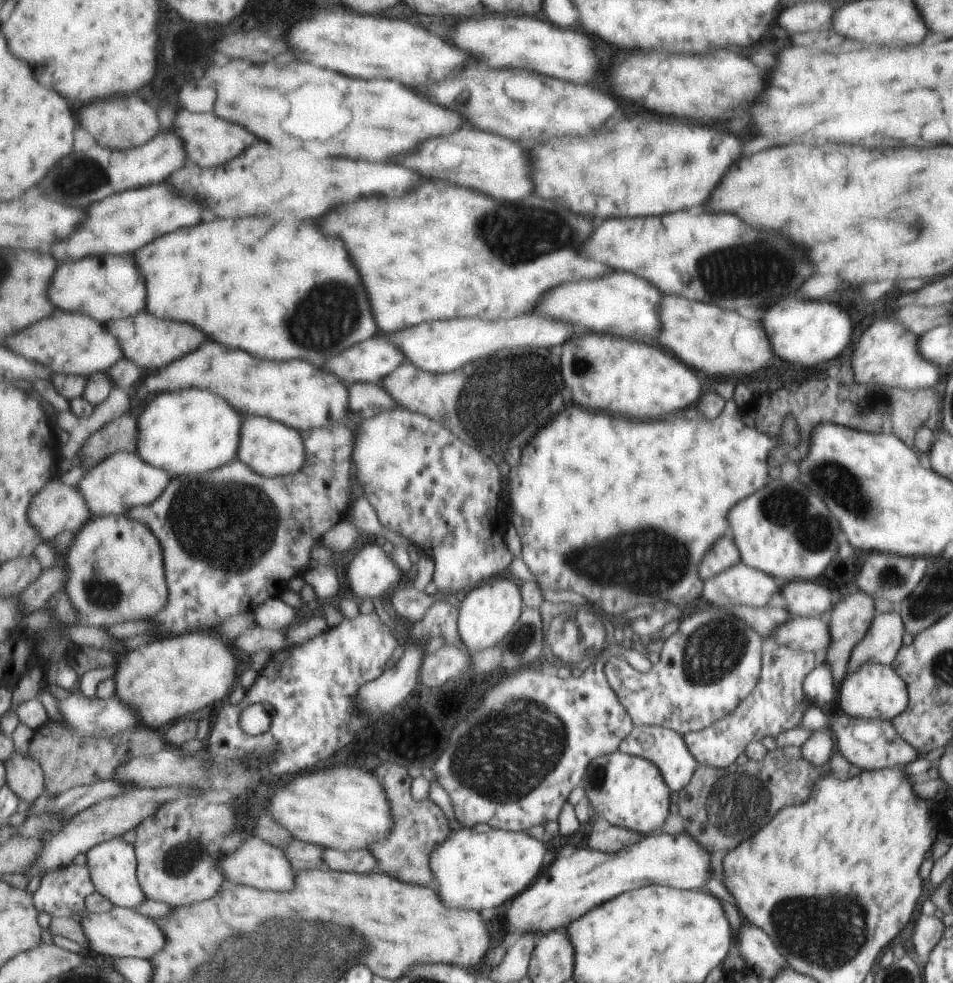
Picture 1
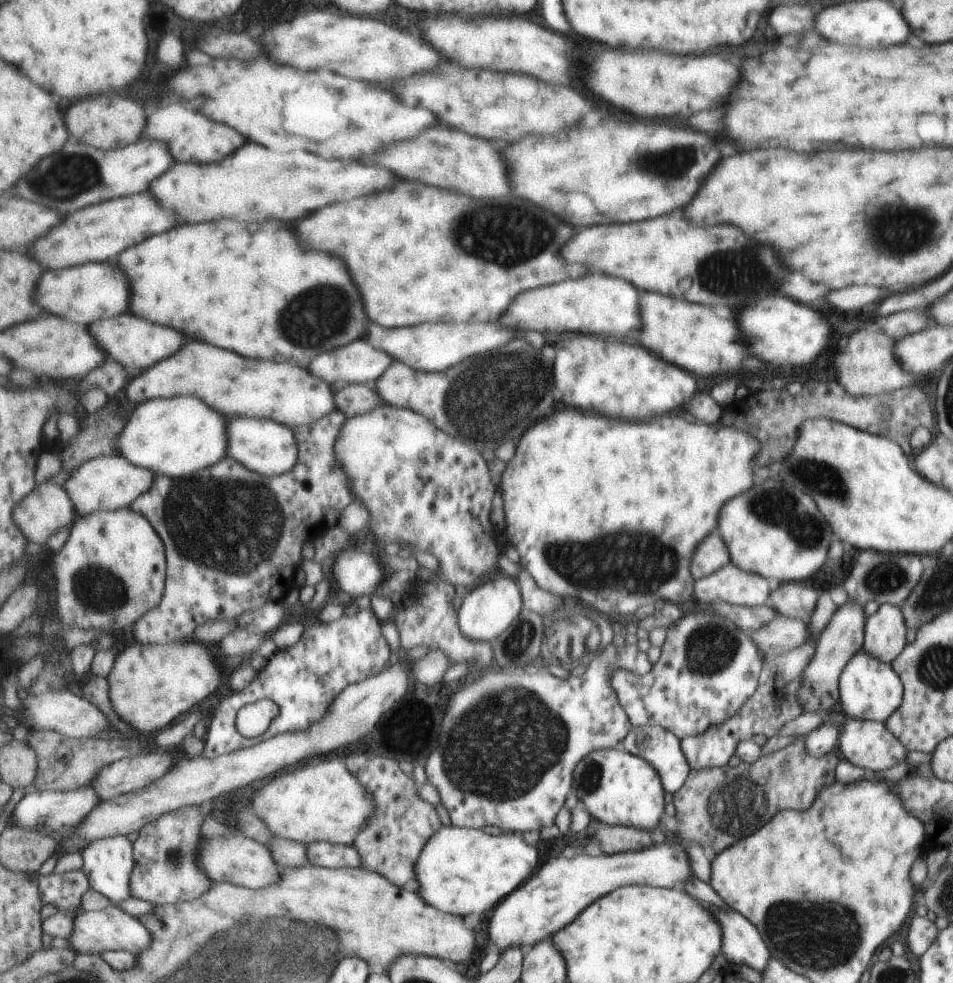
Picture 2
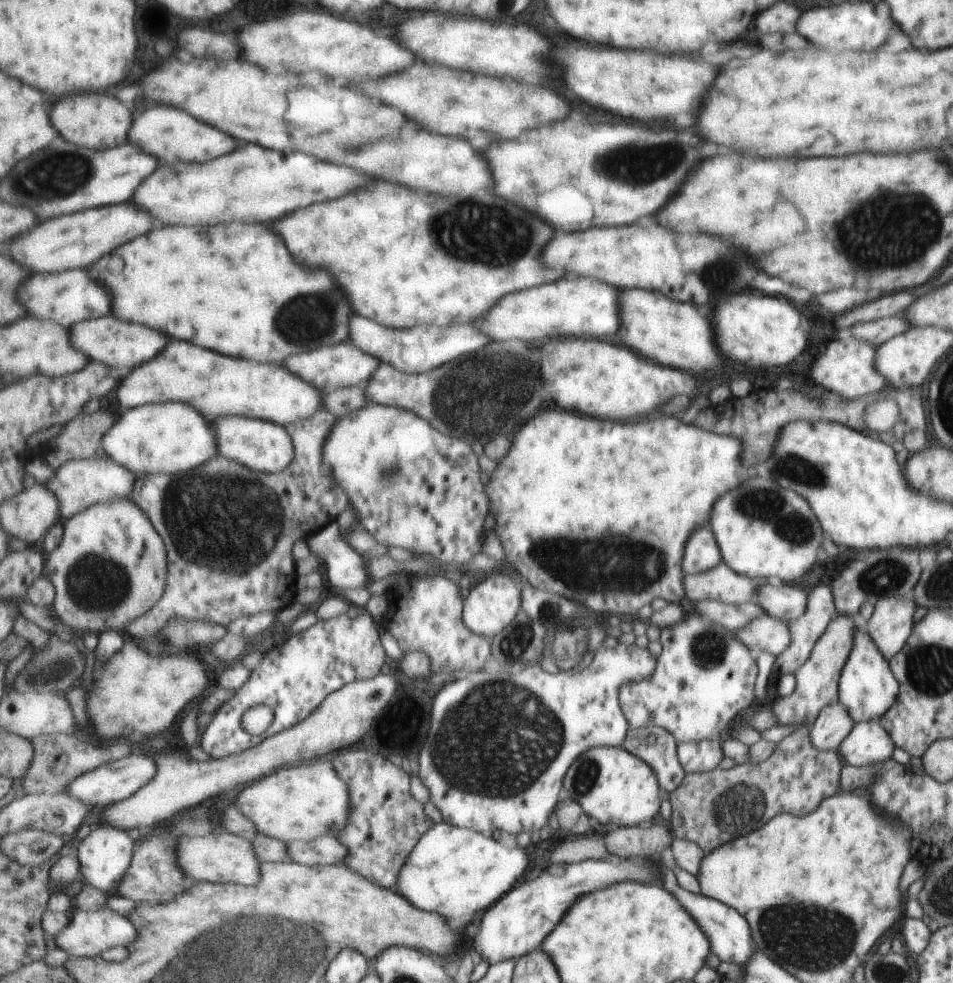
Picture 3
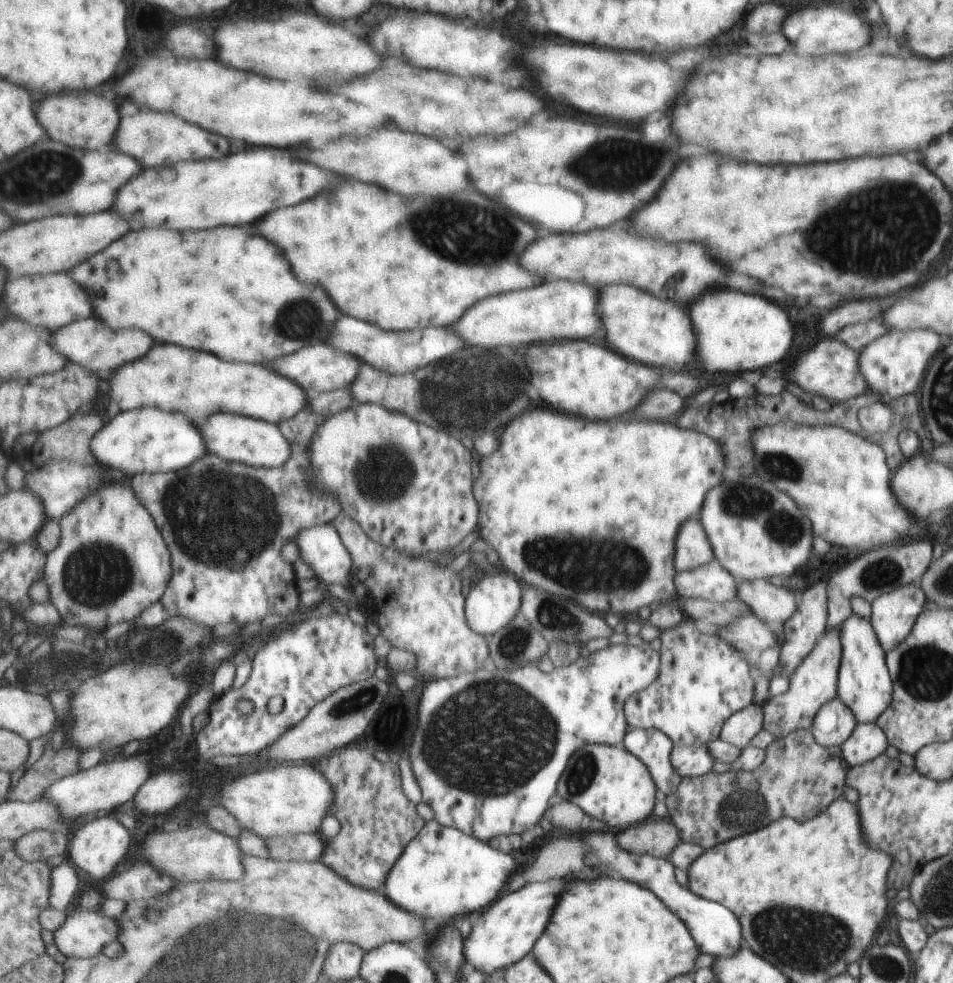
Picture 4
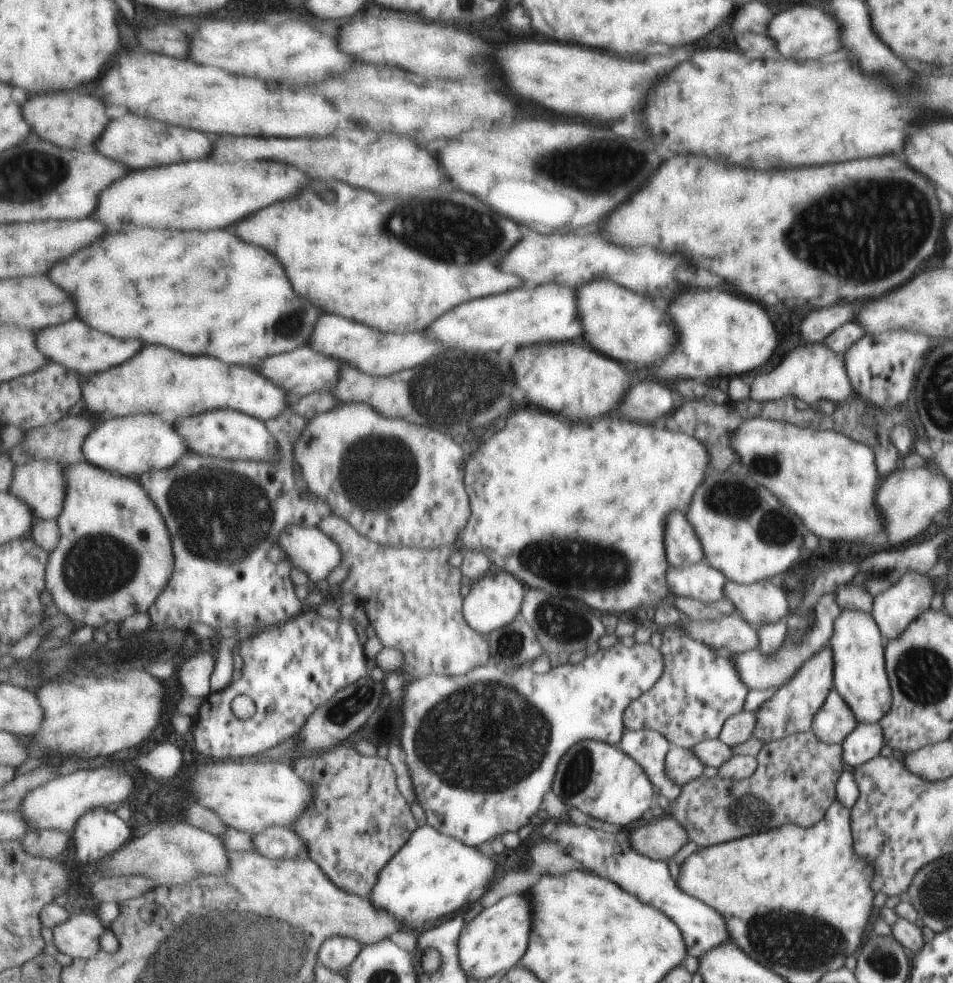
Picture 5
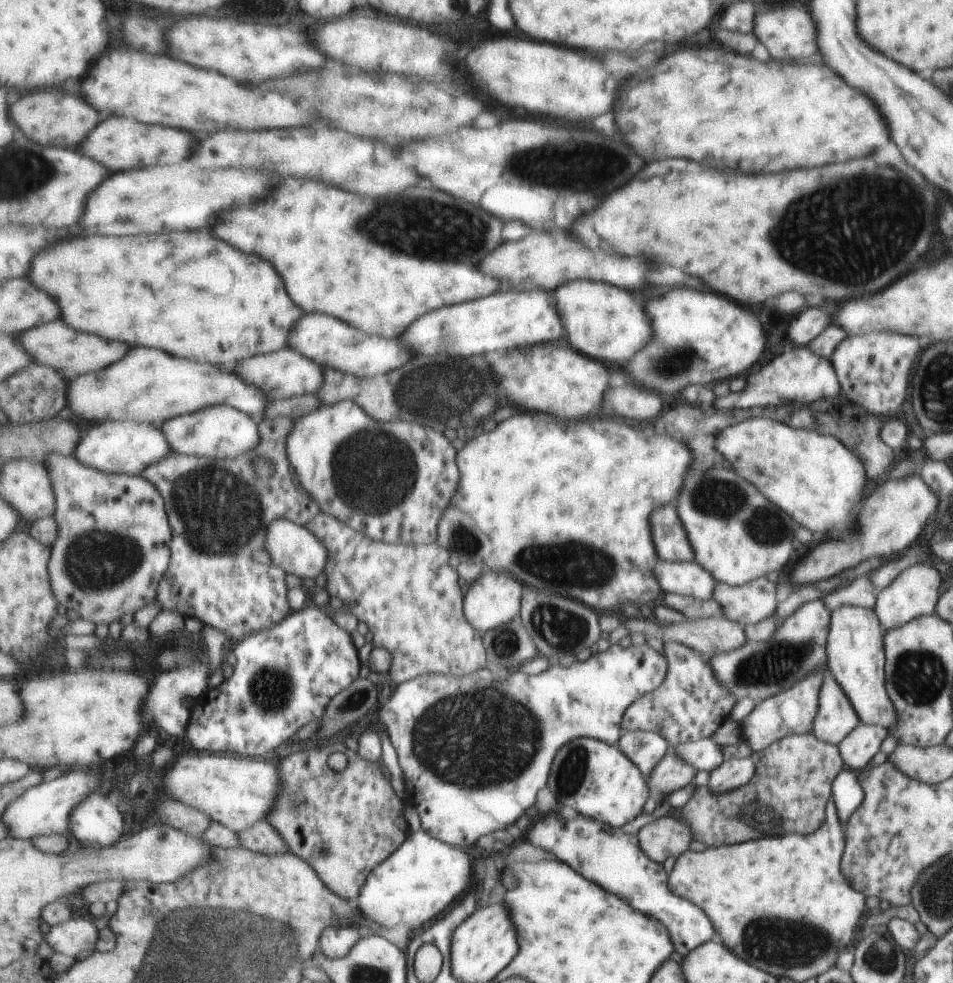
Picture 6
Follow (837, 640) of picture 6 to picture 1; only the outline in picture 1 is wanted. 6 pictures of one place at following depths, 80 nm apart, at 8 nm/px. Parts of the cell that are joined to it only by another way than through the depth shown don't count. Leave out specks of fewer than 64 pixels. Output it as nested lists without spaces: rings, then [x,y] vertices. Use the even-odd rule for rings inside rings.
[[[863,665],[844,676],[839,686],[839,708],[846,716],[892,721],[907,708],[907,686],[890,666]]]

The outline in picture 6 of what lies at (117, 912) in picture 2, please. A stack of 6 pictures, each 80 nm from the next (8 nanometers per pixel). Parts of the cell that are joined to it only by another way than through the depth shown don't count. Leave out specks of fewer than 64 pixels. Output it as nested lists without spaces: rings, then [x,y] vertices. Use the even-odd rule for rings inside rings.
[[[75,918],[50,927],[45,940],[53,952],[74,957],[81,952],[95,951],[99,933],[93,921]]]

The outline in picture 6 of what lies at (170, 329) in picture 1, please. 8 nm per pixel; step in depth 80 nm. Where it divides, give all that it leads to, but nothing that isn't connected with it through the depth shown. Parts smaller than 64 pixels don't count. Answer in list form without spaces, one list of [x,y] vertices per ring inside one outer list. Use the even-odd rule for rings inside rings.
[[[59,320],[35,326],[27,332],[23,332],[19,336],[19,340],[21,340],[21,346],[25,346],[25,350],[29,350],[29,356],[37,364],[59,368],[65,378],[75,378],[75,376],[81,376],[81,374],[87,374],[87,372],[99,372],[106,369],[119,359],[123,360],[127,350],[129,350],[129,346],[123,344],[123,342],[103,340],[99,336],[77,332],[77,330],[65,326]]]

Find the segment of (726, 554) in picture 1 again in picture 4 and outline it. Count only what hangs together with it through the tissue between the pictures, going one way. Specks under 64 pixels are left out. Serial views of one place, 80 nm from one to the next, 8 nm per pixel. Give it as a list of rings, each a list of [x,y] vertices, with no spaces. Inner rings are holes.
[[[695,518],[683,522],[679,534],[674,538],[672,566],[675,570],[691,570],[713,559],[712,547],[709,546],[700,522]]]

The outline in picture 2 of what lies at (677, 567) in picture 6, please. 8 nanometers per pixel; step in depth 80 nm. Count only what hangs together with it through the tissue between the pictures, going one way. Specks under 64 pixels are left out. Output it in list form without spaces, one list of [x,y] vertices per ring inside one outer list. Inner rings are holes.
[[[729,562],[711,574],[694,579],[692,596],[705,604],[723,601],[748,607],[765,605],[772,585],[770,580],[739,570]]]

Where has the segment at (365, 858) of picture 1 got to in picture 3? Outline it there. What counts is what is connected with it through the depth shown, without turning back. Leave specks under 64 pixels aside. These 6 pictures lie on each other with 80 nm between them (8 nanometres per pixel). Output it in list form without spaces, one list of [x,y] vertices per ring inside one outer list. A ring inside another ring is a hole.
[[[321,835],[312,841],[293,841],[292,860],[309,866],[341,865],[347,858],[347,847],[335,835]]]

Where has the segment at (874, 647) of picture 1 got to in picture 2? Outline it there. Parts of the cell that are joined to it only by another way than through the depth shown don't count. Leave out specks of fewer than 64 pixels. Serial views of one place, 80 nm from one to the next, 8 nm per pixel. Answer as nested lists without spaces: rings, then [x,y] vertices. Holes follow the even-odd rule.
[[[880,604],[864,621],[862,648],[881,662],[891,662],[899,656],[905,643],[905,616],[897,605]]]

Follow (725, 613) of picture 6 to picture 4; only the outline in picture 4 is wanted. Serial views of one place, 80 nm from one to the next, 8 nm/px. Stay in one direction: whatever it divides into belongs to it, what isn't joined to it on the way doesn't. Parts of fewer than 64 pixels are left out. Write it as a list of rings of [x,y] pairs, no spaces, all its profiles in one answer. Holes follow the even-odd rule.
[[[763,579],[736,581],[735,597],[771,631],[781,630],[782,624],[796,611],[798,600],[798,594],[793,594],[785,583],[774,586]]]

